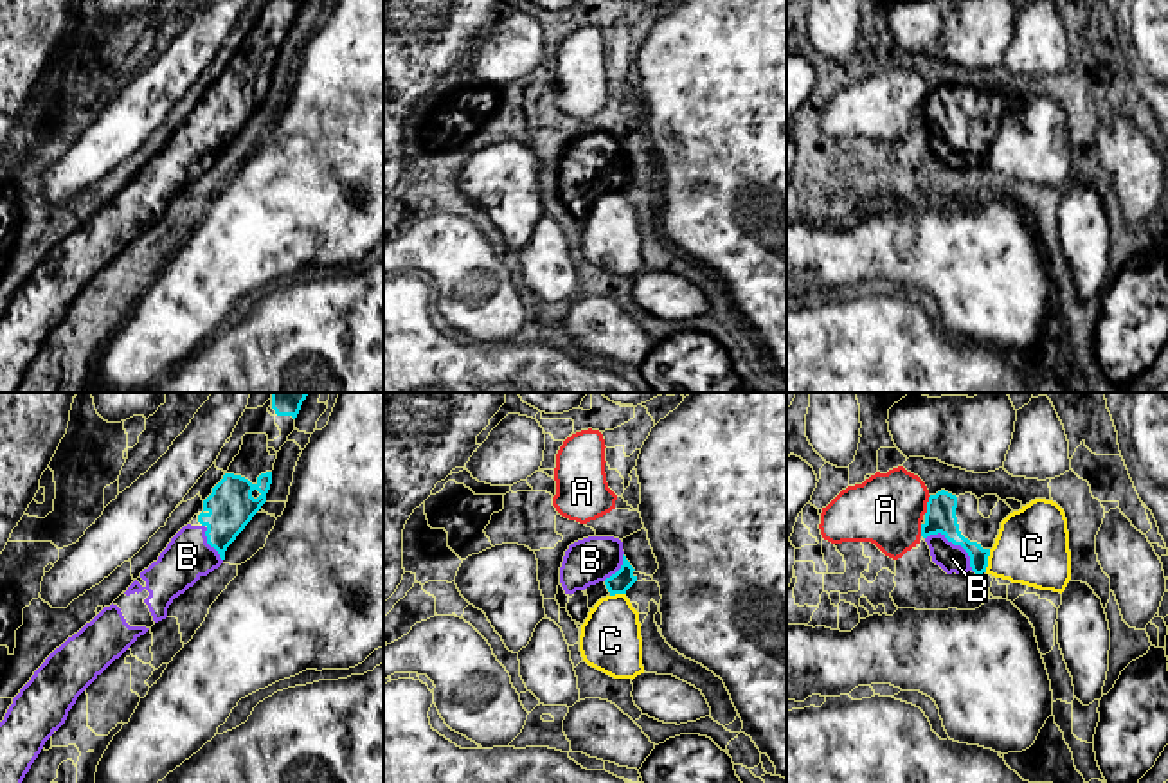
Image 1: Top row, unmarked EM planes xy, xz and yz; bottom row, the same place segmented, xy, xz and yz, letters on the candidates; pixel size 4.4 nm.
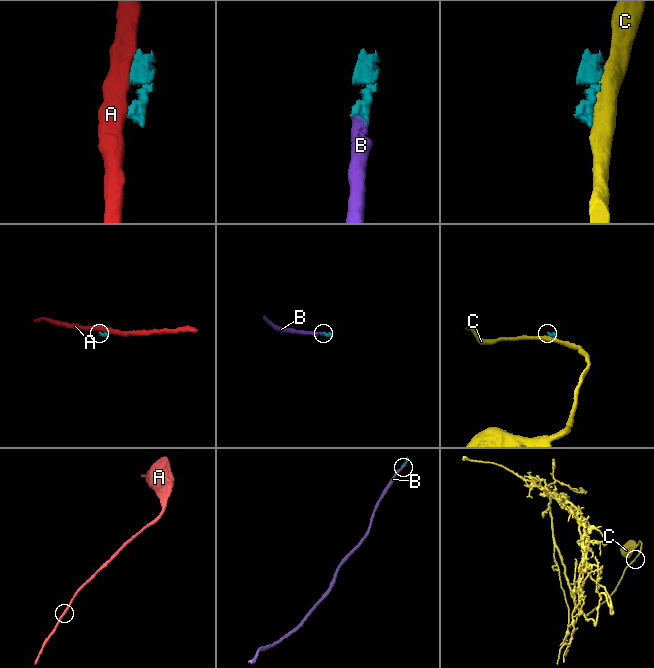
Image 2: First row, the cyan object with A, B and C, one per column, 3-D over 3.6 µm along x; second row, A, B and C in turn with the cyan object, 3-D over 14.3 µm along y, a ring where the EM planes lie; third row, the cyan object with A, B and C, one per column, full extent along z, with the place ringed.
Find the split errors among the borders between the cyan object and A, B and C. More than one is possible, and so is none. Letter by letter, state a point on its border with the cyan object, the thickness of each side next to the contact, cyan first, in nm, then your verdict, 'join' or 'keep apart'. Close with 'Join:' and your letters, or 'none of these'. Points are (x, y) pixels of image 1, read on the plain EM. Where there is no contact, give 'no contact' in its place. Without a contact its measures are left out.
A: contact yz (927, 101); calibres 140 and 320 nm; keep apart
B: contact yz (956, 141); calibres 140 and 130 nm; join
C: contact yz (987, 157); calibres 110 and 320 nm; keep apart
Join: B

